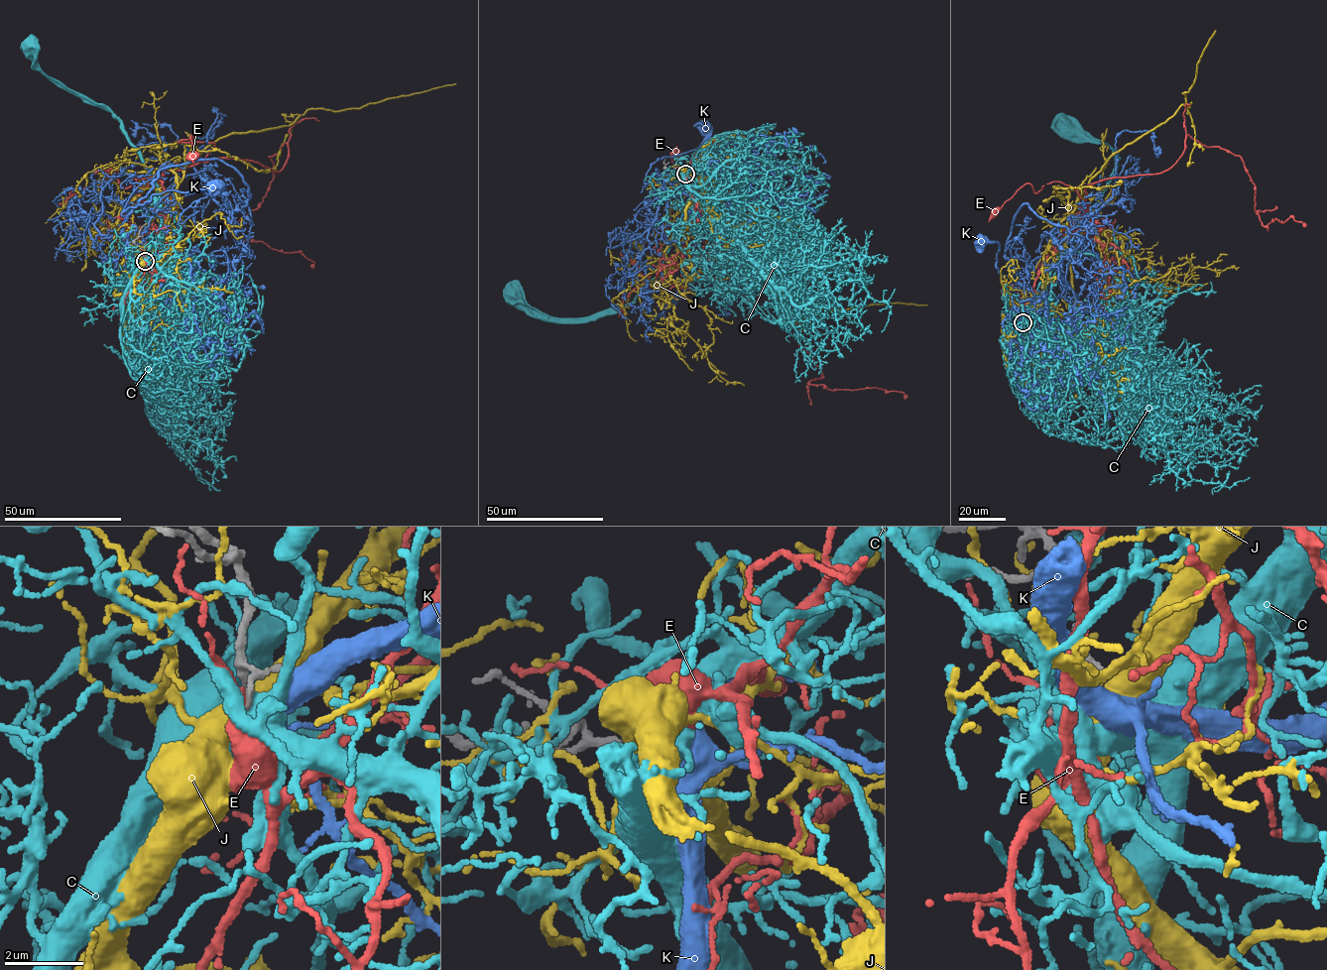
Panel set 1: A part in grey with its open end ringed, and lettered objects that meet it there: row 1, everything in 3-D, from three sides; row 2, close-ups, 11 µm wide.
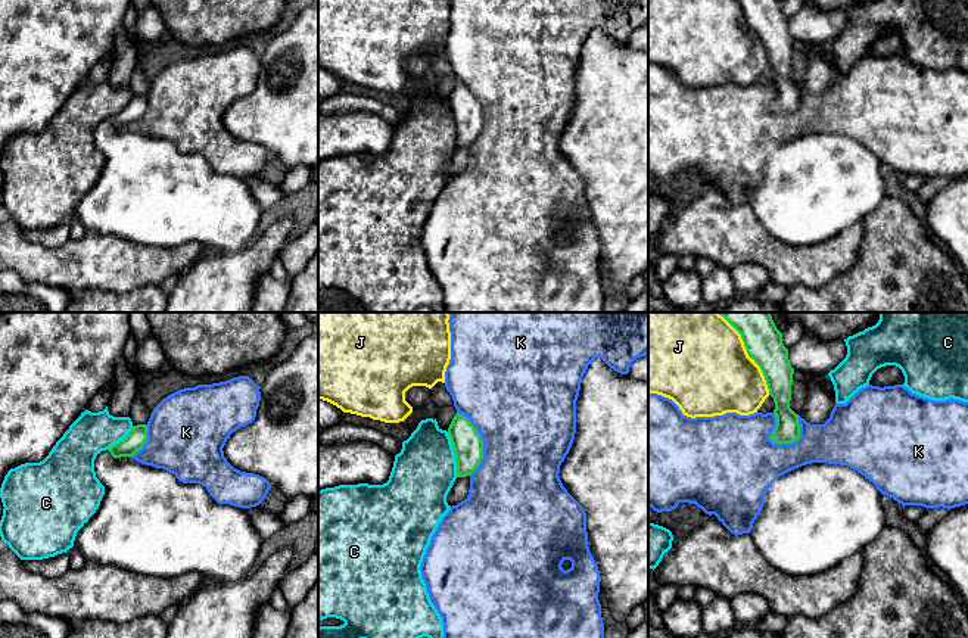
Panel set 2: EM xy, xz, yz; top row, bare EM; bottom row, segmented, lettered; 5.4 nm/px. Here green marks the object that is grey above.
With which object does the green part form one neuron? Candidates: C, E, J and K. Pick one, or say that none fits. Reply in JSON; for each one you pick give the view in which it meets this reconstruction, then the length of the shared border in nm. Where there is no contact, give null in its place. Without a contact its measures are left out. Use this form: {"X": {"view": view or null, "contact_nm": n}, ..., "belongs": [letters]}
{"belongs": []}

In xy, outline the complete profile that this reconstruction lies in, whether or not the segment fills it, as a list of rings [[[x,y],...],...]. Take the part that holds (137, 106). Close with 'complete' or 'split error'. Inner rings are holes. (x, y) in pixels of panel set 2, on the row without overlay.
[[[137,94],[128,105],[97,124],[94,130],[96,147],[105,156],[105,165],[96,183],[77,202],[74,218],[80,220],[85,231],[109,234],[130,243],[169,249],[184,243],[199,243],[220,253],[236,252],[248,246],[253,237],[264,209],[256,202],[249,184],[230,174],[218,174],[199,153],[183,153],[175,144],[141,134],[133,125],[147,111],[147,94]]]; split error

